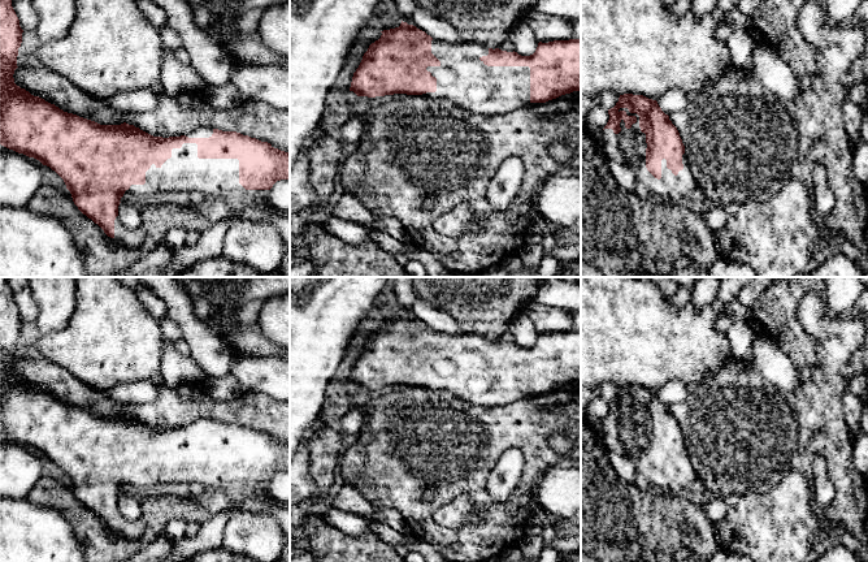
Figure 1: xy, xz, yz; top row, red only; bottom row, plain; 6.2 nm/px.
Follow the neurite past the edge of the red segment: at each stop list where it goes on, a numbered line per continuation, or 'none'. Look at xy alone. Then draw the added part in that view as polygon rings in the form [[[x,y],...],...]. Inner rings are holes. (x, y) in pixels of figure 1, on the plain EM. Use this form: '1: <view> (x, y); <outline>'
1: xy (217, 471); [[[196,435],[172,441],[172,449],[160,459],[146,463],[144,476],[131,476],[121,489],[139,498],[168,493],[172,484],[201,487],[204,497],[214,502],[242,500],[269,481],[246,481],[239,475],[238,450],[199,450]]]

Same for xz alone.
1: xz (464, 371); [[[431,332],[439,358],[426,362],[437,369],[437,382],[422,385],[447,392],[483,407],[498,407],[530,395],[529,358],[487,358],[479,350],[489,338],[476,333]]]

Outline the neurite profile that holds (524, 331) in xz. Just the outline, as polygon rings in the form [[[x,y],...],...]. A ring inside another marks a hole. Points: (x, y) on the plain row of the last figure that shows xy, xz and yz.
[[[522,311],[513,317],[508,327],[508,332],[515,337],[515,343],[521,347],[533,346],[539,334],[526,311]]]

